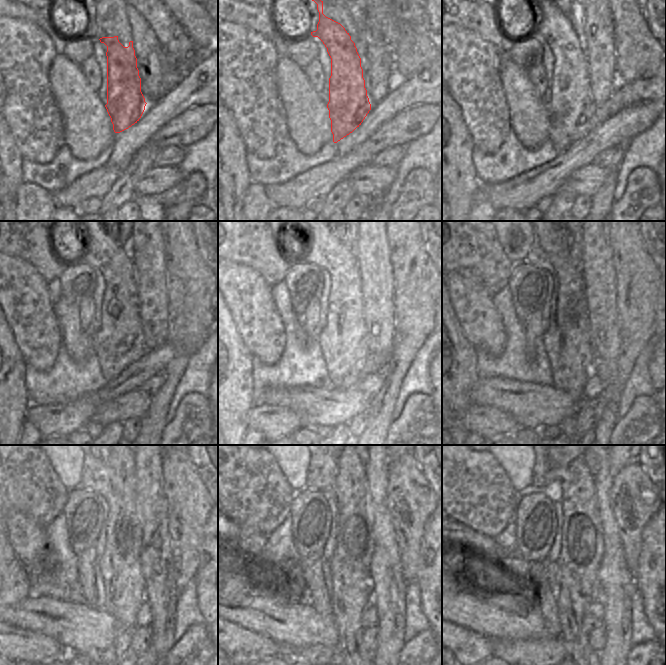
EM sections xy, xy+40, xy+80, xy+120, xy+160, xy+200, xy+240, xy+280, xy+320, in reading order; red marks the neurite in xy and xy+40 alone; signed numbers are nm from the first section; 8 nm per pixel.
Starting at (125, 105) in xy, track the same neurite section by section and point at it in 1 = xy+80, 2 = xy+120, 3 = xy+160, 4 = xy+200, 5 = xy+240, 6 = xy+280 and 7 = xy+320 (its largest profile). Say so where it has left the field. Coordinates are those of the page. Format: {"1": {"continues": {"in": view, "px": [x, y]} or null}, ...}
{"1": {"continues": {"in": "xy+80", "px": [571, 106]}}, "2": {"continues": {"in": "xy+120", "px": [121, 332]}}, "3": {"continues": {"in": "xy+160", "px": [345, 333]}}, "4": {"continues": {"in": "xy+200", "px": [547, 251]}}, "5": {"continues": {"in": "xy+240", "px": [97, 474]}}, "6": {"continues": {"in": "xy+280", "px": [347, 606]}}, "7": {"continues": {"in": "xy+320", "px": [572, 604]}}}

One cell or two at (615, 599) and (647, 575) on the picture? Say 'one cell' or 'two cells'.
two cells

